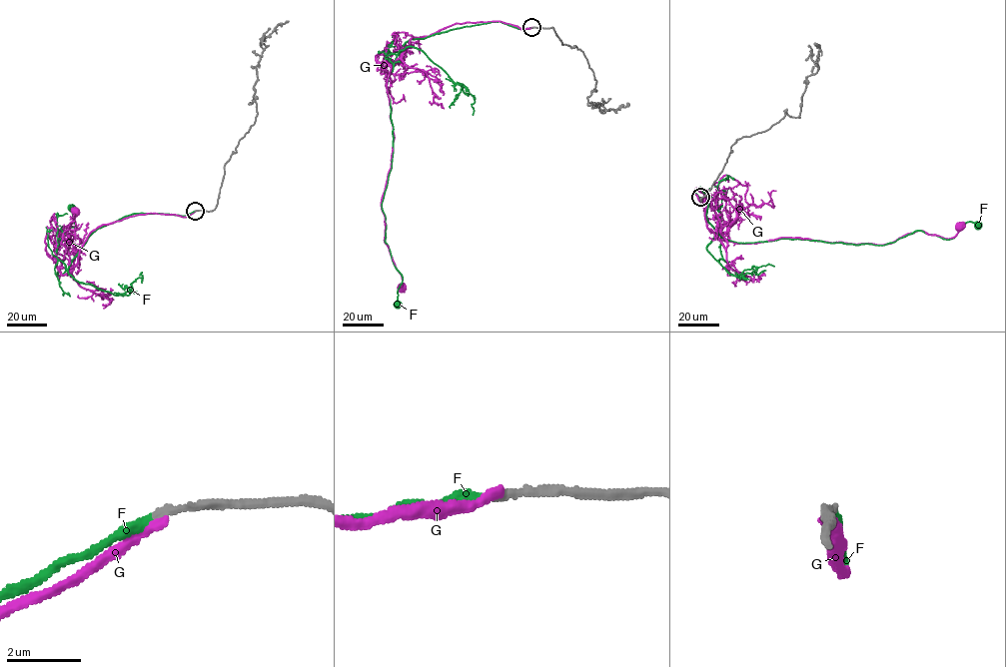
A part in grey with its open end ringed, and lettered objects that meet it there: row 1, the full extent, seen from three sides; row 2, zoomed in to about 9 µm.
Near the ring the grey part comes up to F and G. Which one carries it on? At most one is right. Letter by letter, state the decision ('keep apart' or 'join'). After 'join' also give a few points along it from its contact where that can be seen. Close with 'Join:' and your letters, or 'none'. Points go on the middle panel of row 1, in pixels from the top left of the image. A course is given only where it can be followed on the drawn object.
F: join | via (531, 27), (451, 29), (413, 38), (397, 55), (382, 207), (402, 276), (399, 305)
G: keep apart
Join: F

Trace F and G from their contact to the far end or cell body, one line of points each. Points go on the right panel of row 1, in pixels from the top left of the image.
F: (700, 197), (700, 187), (715, 232), (740, 243), (882, 245), (917, 231), (950, 239), (965, 223), (977, 226)
G: (700, 198), (696, 188), (707, 196), (714, 235), (738, 243), (882, 245), (918, 230), (950, 238), (961, 225)

